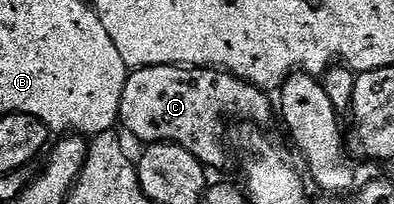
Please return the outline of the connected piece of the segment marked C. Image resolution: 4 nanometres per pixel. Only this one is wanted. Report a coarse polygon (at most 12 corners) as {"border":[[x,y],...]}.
{"border":[[226,69],[127,74],[119,125],[142,143],[227,161],[223,124],[273,117]]}

